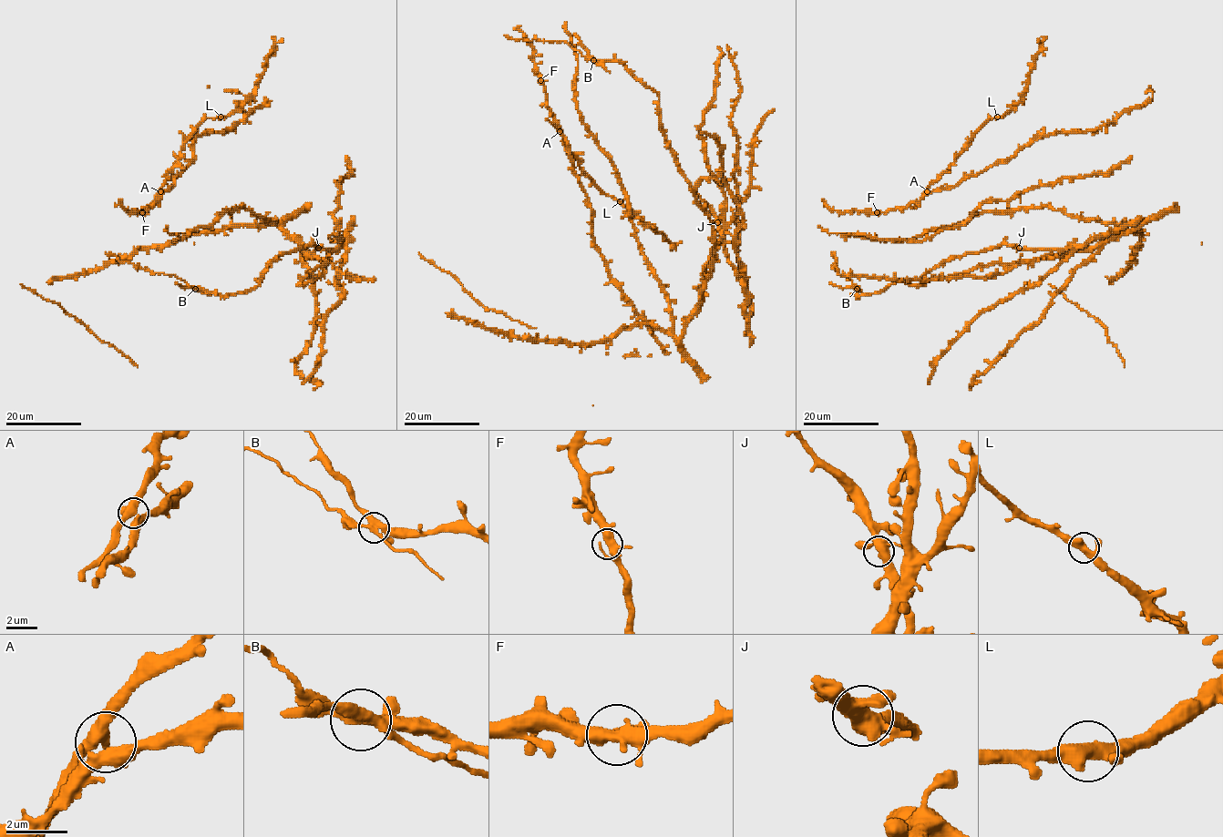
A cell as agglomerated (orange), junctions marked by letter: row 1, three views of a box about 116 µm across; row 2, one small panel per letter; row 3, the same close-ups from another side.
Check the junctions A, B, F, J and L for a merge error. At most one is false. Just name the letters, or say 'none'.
B

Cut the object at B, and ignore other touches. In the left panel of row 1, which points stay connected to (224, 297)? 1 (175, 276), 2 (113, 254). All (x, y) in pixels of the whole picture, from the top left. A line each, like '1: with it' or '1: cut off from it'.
1: cut off from it
2: cut off from it

